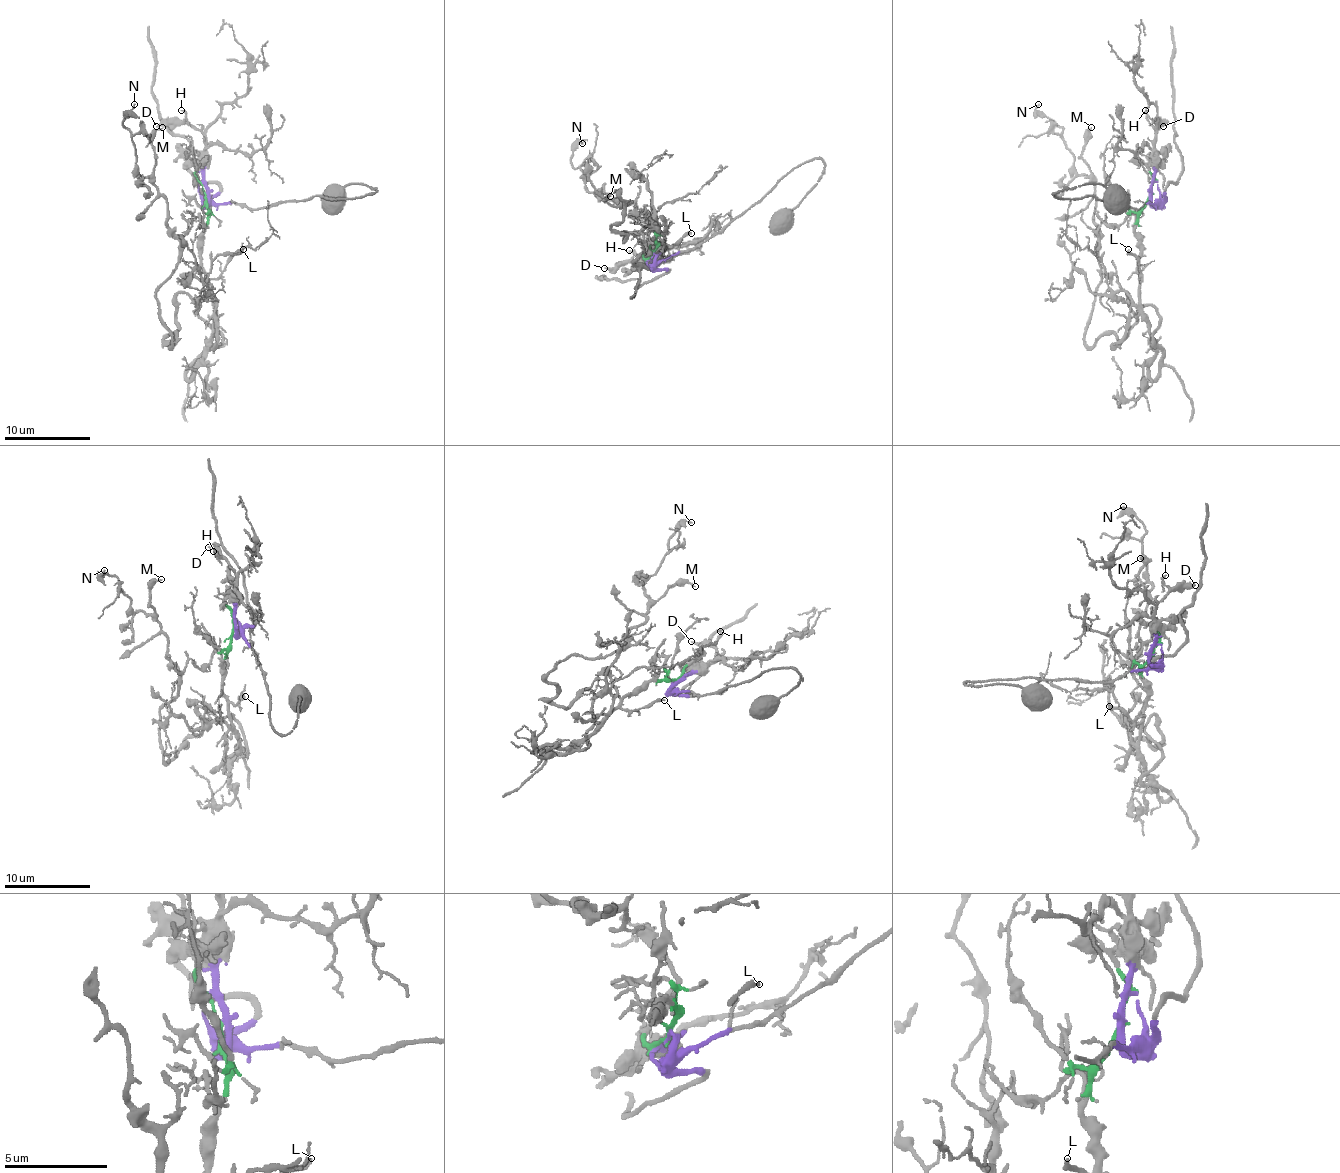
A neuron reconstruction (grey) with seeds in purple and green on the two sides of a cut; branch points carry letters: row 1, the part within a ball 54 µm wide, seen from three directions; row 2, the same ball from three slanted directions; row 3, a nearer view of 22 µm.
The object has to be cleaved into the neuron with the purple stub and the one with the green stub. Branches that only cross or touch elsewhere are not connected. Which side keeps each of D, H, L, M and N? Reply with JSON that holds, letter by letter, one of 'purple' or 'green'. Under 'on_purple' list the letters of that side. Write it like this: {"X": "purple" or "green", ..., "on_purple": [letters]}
{"D": "purple", "H": "purple", "L": "green", "M": "green", "N": "green", "on_purple": ["D", "H"]}

